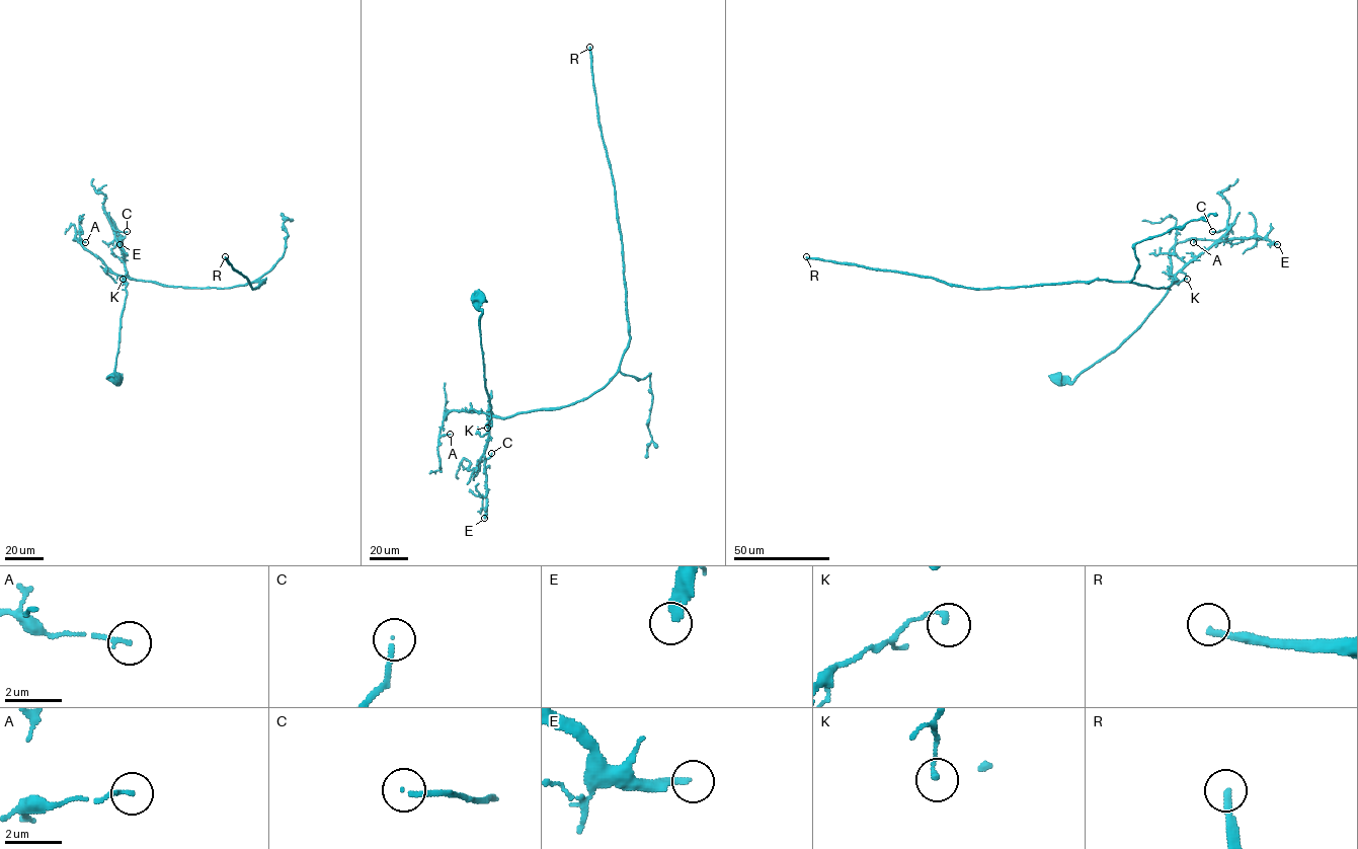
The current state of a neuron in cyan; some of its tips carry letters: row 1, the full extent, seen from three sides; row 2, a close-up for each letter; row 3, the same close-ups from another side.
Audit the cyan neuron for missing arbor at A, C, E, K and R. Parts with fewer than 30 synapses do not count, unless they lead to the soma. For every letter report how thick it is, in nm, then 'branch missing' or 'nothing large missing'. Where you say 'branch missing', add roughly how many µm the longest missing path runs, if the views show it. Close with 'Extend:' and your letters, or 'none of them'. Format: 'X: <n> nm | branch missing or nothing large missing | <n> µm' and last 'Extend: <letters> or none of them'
A: 120 nm | nothing large missing
C: 150 nm | nothing large missing
E: 200 nm | branch missing | 30 µm
K: 180 nm | nothing large missing
R: 240 nm | branch missing | 250 µm
Extend: E, R

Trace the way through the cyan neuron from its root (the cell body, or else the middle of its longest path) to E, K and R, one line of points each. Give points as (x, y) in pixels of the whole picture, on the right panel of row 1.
E: (1057, 379), (1072, 382), (1114, 351), (1161, 300), (1174, 276), (1217, 242), (1261, 237), (1277, 244)
K: (1057, 379), (1072, 382), (1114, 351), (1142, 323), (1169, 288), (1187, 279)
R: (1057, 379), (1072, 382), (1114, 351), (1178, 280), (1159, 288), (1094, 280), (975, 289), (806, 256)

